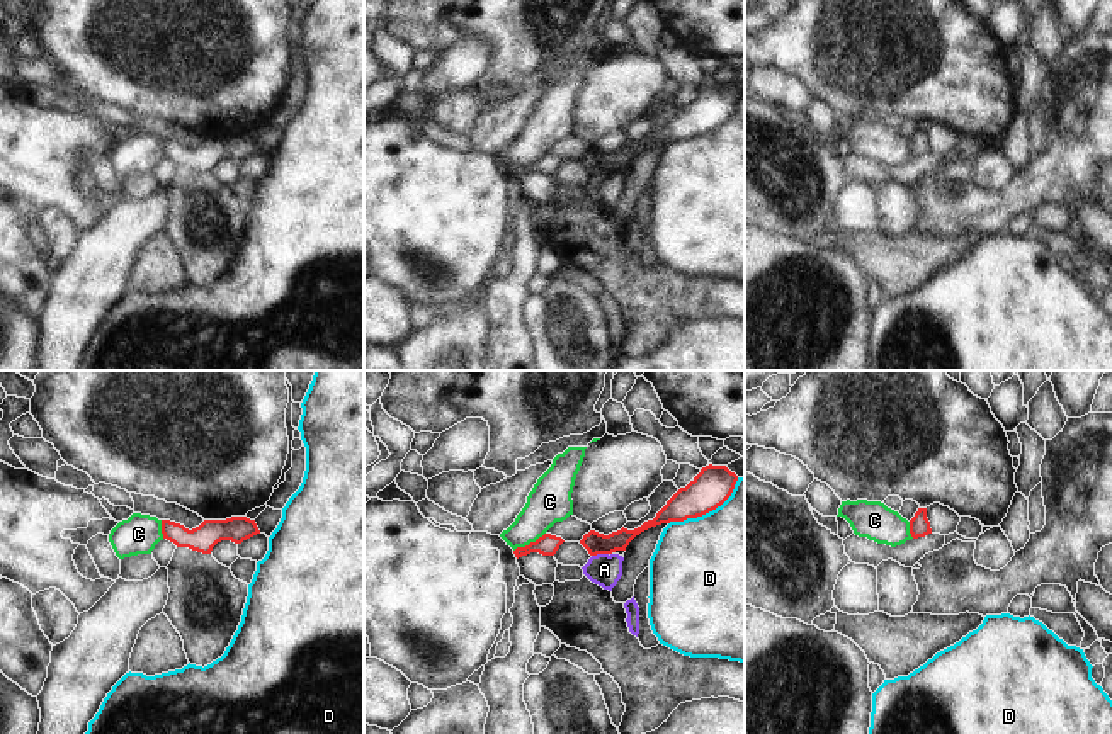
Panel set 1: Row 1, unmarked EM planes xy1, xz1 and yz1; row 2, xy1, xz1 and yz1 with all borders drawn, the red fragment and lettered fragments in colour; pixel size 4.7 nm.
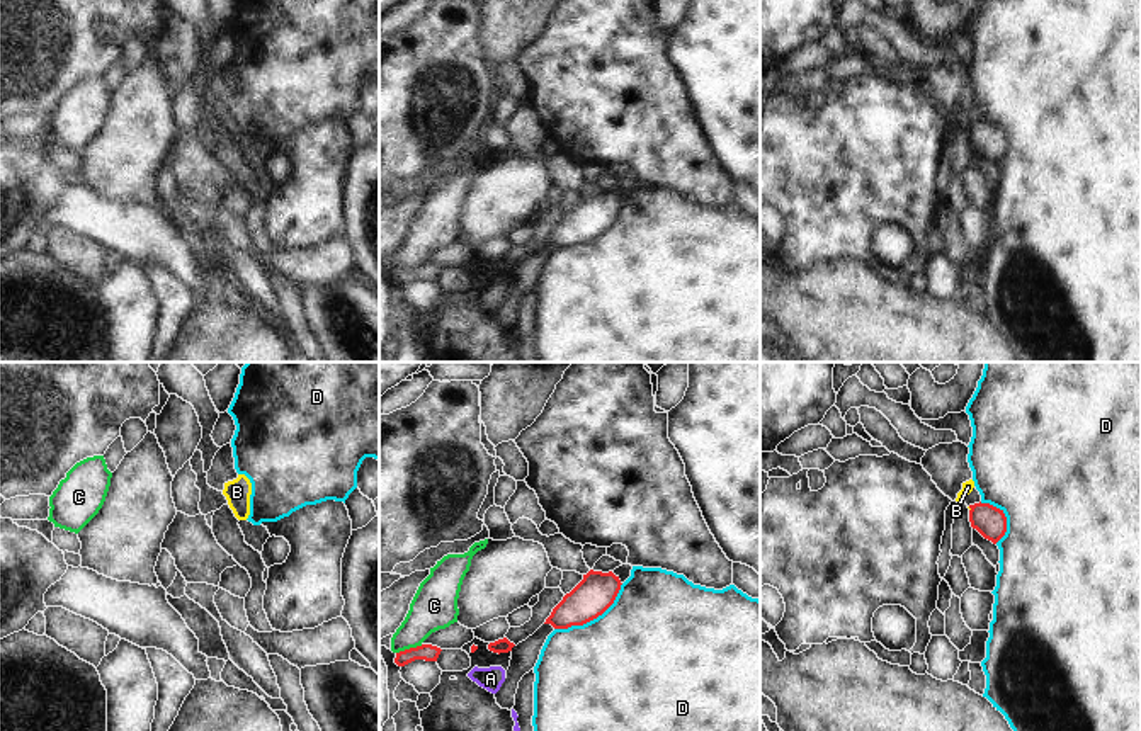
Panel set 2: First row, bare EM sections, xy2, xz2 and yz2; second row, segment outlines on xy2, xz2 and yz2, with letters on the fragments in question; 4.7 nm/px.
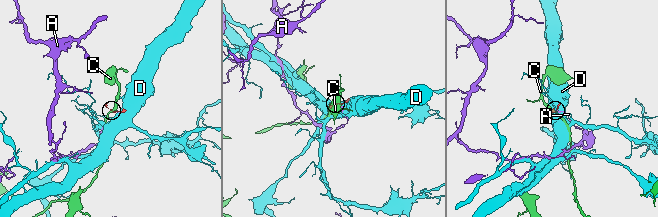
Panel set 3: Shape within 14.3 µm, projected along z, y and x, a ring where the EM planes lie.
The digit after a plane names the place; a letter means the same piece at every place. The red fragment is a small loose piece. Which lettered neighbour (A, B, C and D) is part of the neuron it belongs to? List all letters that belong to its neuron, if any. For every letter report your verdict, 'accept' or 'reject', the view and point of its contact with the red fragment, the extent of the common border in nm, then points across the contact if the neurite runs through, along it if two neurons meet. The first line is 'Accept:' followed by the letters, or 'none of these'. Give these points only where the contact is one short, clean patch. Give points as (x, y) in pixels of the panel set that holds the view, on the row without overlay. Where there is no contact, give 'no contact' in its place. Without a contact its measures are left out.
Accept: B
A: reject | xz1 (599, 172) | 80 nm | along xz1 (607, 172), (592, 175)
B: accept | yz2 (970, 126) | 30 nm | across yz2 (988, 140), (970, 126), (968, 126)
C: reject | xz1 (531, 162) | 180 nm | along xz1 (544, 152), (514, 170)
D: reject | xz1 (708, 131) | 400 nm

